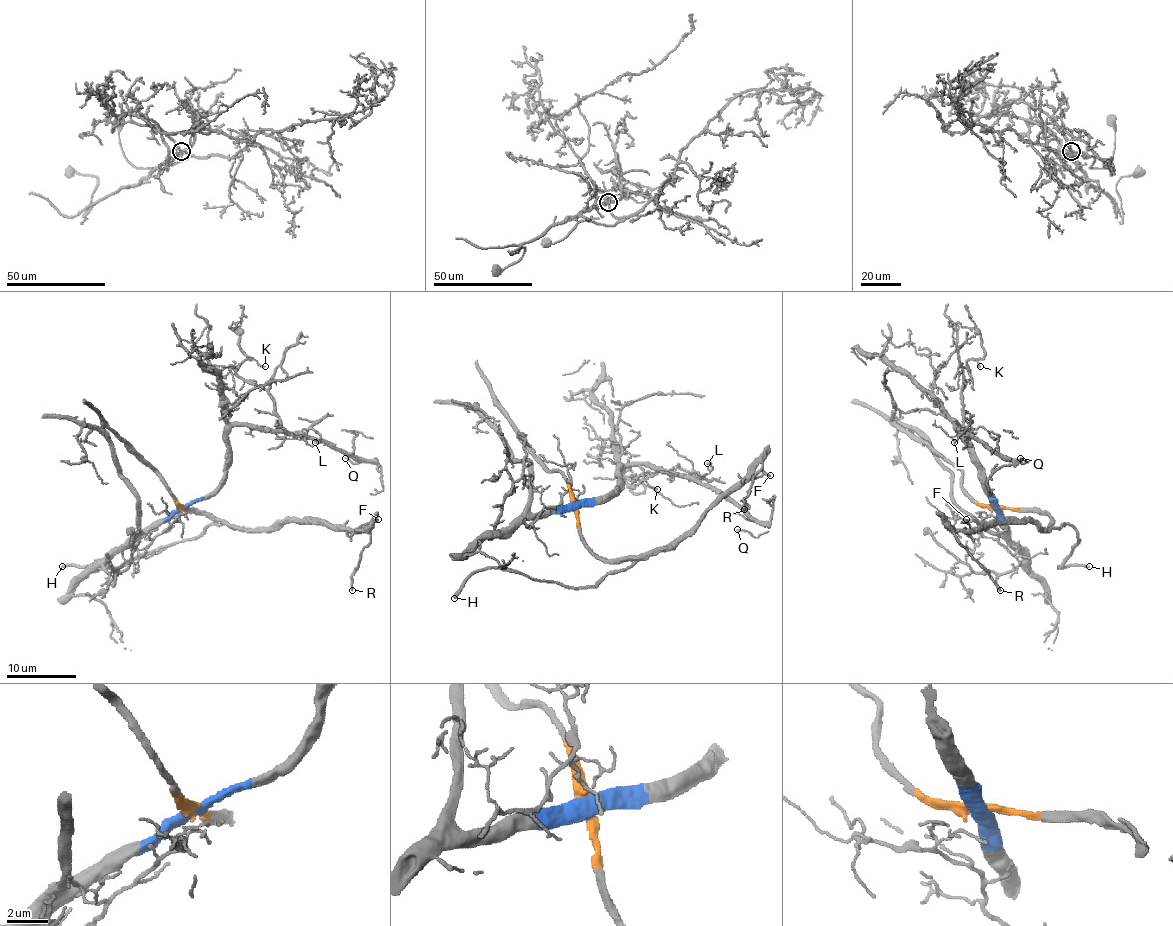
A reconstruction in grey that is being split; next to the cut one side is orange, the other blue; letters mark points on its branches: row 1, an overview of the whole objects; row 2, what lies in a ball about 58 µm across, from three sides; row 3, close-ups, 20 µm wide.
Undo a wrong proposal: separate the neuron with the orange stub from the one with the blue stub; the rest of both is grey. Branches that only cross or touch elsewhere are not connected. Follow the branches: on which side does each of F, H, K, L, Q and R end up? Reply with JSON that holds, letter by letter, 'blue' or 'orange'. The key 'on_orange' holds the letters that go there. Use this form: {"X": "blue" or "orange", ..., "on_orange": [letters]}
{"F": "orange", "H": "orange", "K": "blue", "L": "blue", "Q": "blue", "R": "orange", "on_orange": ["F", "H", "R"]}

